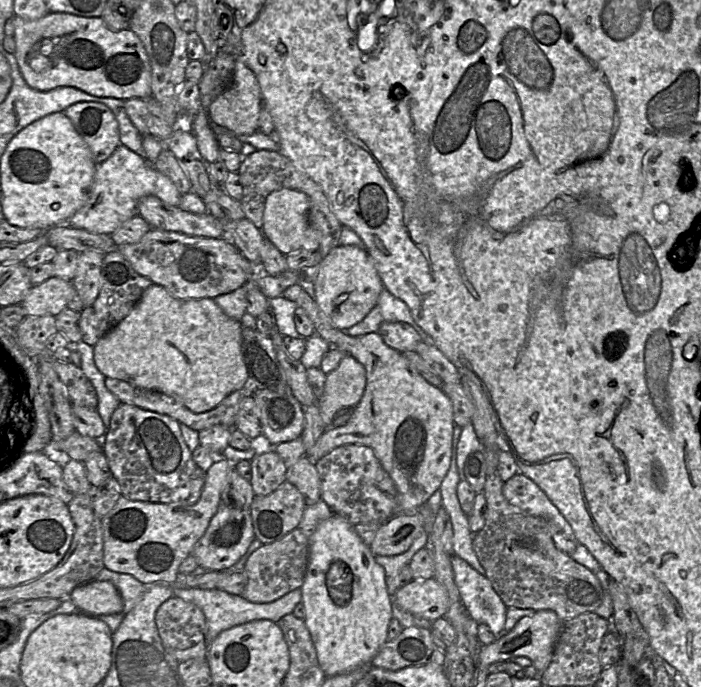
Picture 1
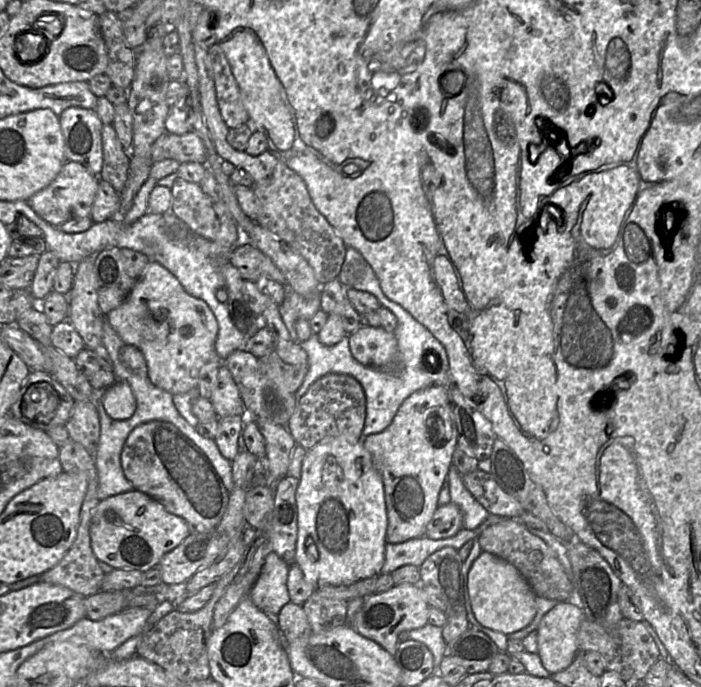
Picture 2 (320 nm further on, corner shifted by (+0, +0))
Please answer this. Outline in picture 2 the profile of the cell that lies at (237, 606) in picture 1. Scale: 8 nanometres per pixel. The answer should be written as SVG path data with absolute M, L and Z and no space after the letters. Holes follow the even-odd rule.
M272 551L250 590L249 596L254 605L271 617L276 618L291 600L287 586L291 565Z

